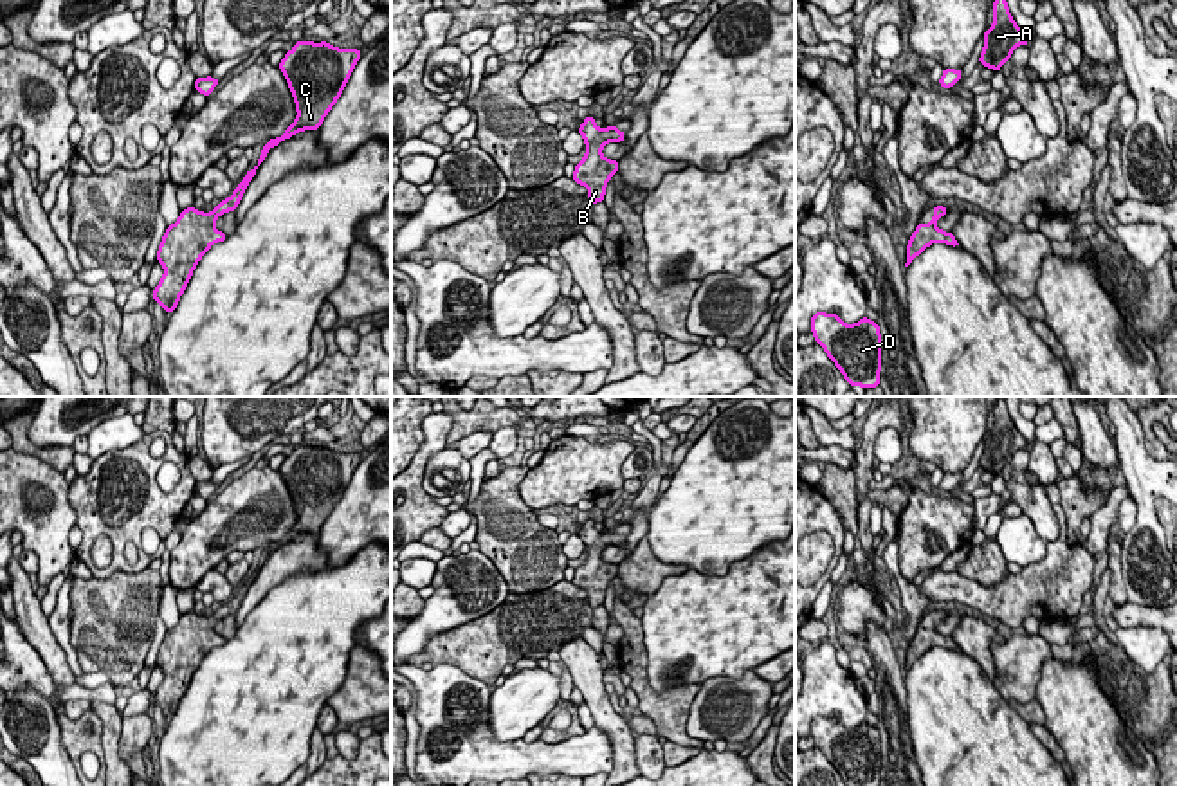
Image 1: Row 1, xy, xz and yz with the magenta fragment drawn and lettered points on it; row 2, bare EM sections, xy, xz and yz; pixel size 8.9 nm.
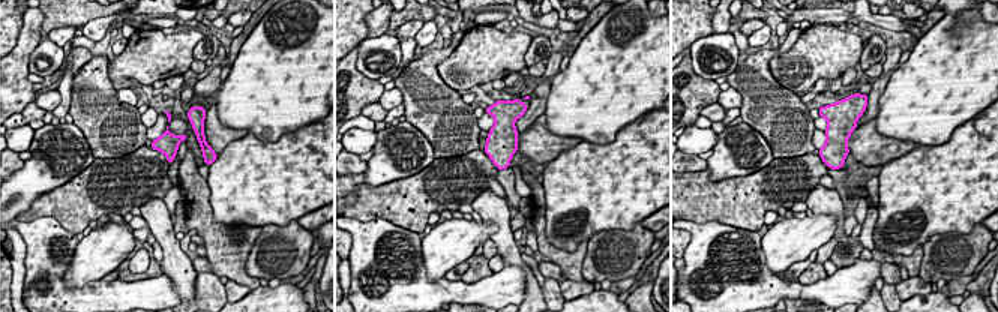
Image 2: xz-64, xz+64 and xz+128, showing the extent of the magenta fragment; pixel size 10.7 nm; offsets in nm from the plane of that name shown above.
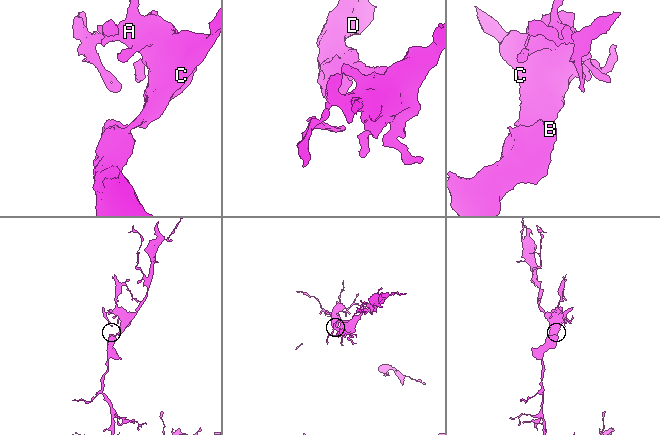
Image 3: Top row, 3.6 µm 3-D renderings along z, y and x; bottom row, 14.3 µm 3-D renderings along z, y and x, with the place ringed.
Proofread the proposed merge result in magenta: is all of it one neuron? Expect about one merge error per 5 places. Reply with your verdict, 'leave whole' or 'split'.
leave whole

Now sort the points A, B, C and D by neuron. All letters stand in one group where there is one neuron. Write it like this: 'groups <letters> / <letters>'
groups A B C D

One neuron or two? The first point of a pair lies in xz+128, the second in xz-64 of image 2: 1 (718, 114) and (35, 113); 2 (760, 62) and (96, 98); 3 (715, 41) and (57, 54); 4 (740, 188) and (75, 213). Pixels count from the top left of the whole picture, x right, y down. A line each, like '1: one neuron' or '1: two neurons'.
1: one neuron
2: one neuron
3: one neuron
4: one neuron

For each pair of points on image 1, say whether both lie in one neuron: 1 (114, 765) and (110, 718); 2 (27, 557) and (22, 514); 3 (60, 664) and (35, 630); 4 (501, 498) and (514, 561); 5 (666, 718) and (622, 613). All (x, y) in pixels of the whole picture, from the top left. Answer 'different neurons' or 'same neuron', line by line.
1: same neuron
2: different neurons
3: same neuron
4: same neuron
5: same neuron

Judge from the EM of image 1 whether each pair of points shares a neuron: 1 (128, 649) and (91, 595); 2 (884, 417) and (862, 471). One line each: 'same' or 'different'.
1: same
2: same

